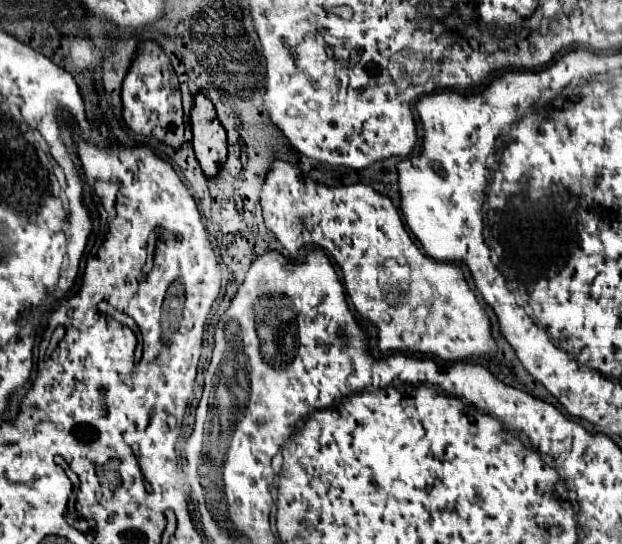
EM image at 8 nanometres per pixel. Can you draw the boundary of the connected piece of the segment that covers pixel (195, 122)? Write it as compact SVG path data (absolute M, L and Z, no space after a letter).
M202 92L194 94L190 124L198 162L206 176L216 176L218 166L226 162L226 130L222 128L212 102Z

